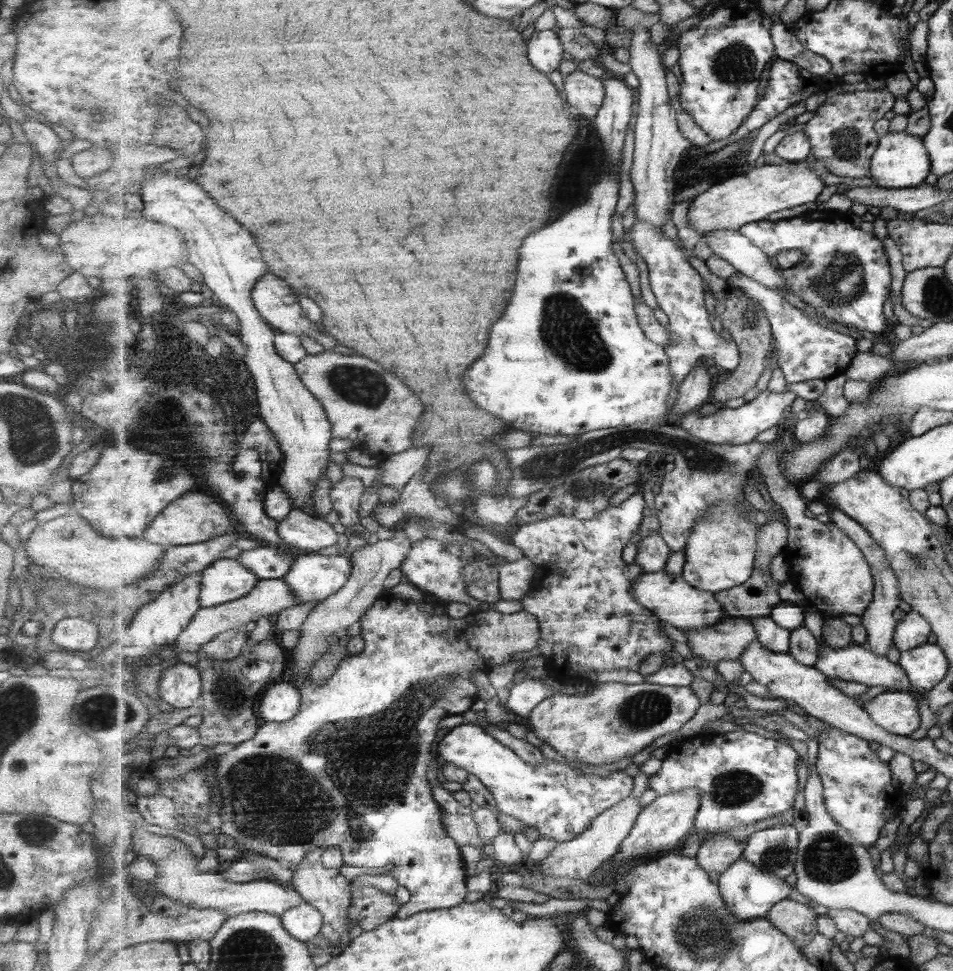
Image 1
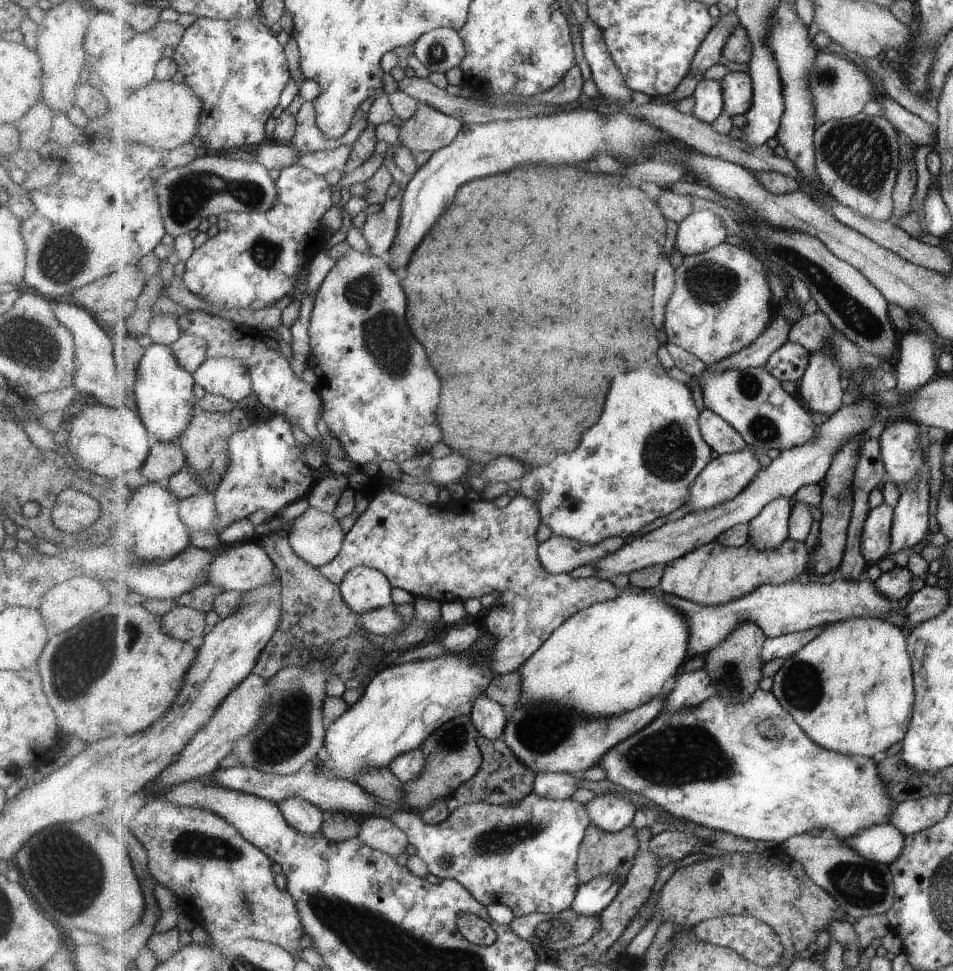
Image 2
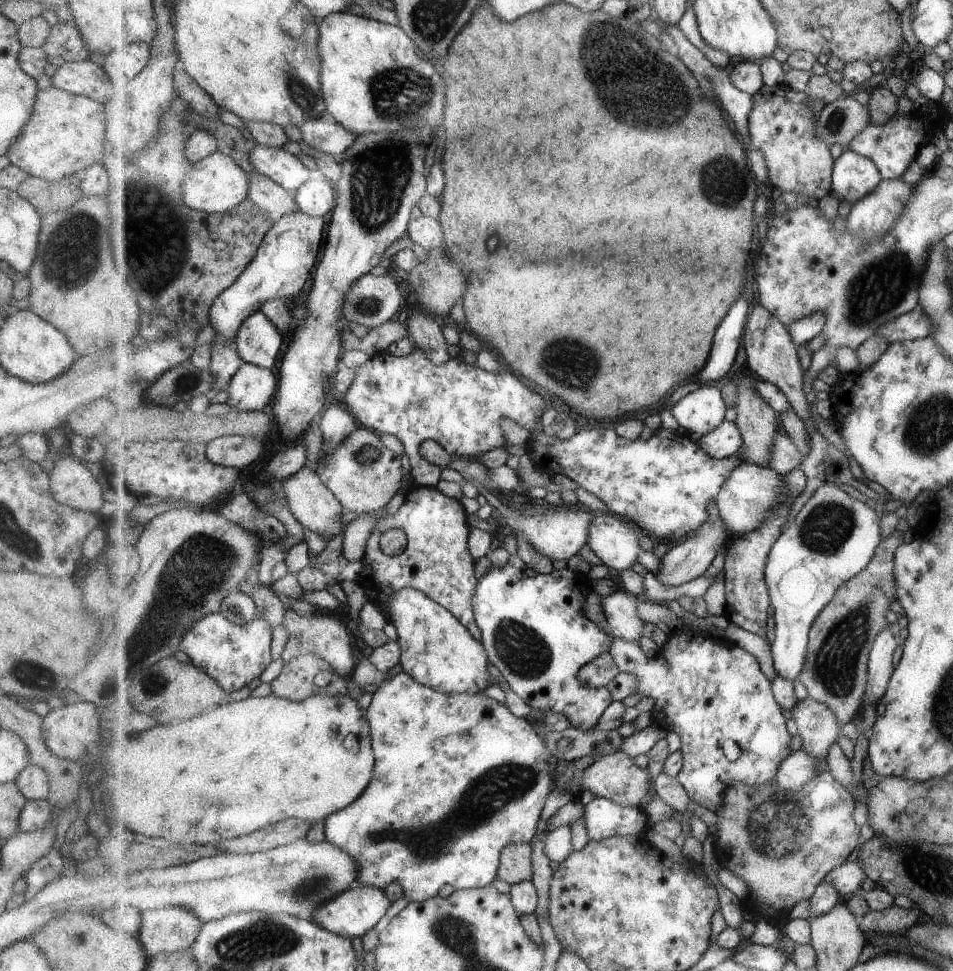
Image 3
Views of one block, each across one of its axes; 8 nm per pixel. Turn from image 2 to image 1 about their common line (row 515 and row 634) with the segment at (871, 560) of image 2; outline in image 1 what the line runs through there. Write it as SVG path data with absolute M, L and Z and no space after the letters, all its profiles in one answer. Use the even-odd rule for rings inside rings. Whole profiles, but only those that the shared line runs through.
M840 508L831 510L831 522L834 523L842 532L847 533L858 548L864 553L869 564L872 565L872 574L876 582L876 592L874 593L873 602L861 616L861 623L867 627L867 642L871 646L872 652L878 656L886 656L889 649L894 644L894 632L899 620L895 618L895 610L899 609L903 598L900 596L900 589L895 570L889 563L886 551L872 538L871 534L856 522L853 517L845 515Z

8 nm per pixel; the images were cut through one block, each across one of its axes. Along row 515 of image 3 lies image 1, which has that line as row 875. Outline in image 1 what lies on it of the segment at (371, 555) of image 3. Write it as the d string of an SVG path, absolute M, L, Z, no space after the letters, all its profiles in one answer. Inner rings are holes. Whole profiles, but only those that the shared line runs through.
M385 596L377 599L361 620L361 635L365 637L365 649L361 655L349 655L337 667L337 671L331 675L329 681L325 683L315 683L310 678L299 682L301 691L301 710L295 718L289 722L275 723L267 722L262 724L257 730L257 734L251 740L237 745L227 753L223 753L213 758L213 772L217 778L217 792L221 797L222 825L220 830L223 834L232 836L239 845L233 853L237 858L246 851L253 851L258 855L265 855L278 861L299 864L305 859L305 854L313 847L339 847L343 851L344 861L349 866L366 866L367 868L381 868L387 864L393 867L387 875L397 878L399 886L411 891L412 897L409 902L401 907L396 916L399 918L409 918L419 914L419 912L453 908L465 902L465 896L469 894L467 887L467 877L470 867L461 858L460 846L454 838L447 832L443 825L443 809L434 798L432 784L429 780L429 765L438 754L433 754L433 748L438 746L439 725L445 717L451 715L462 715L467 710L471 710L473 702L478 698L477 684L473 682L471 673L473 669L489 671L493 666L506 665L511 659L511 655L516 652L533 652L539 647L541 640L540 621L537 616L525 610L510 614L502 614L492 607L485 611L471 611L463 618L451 618L449 616L433 614L433 606L420 600L413 602L403 598Z

